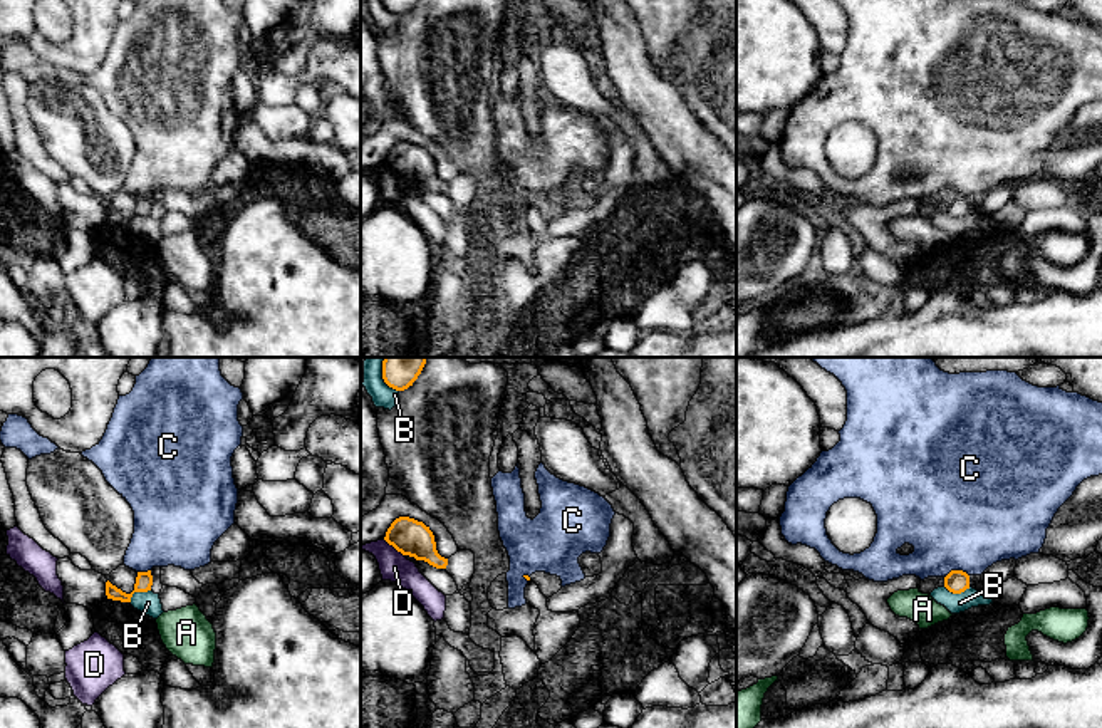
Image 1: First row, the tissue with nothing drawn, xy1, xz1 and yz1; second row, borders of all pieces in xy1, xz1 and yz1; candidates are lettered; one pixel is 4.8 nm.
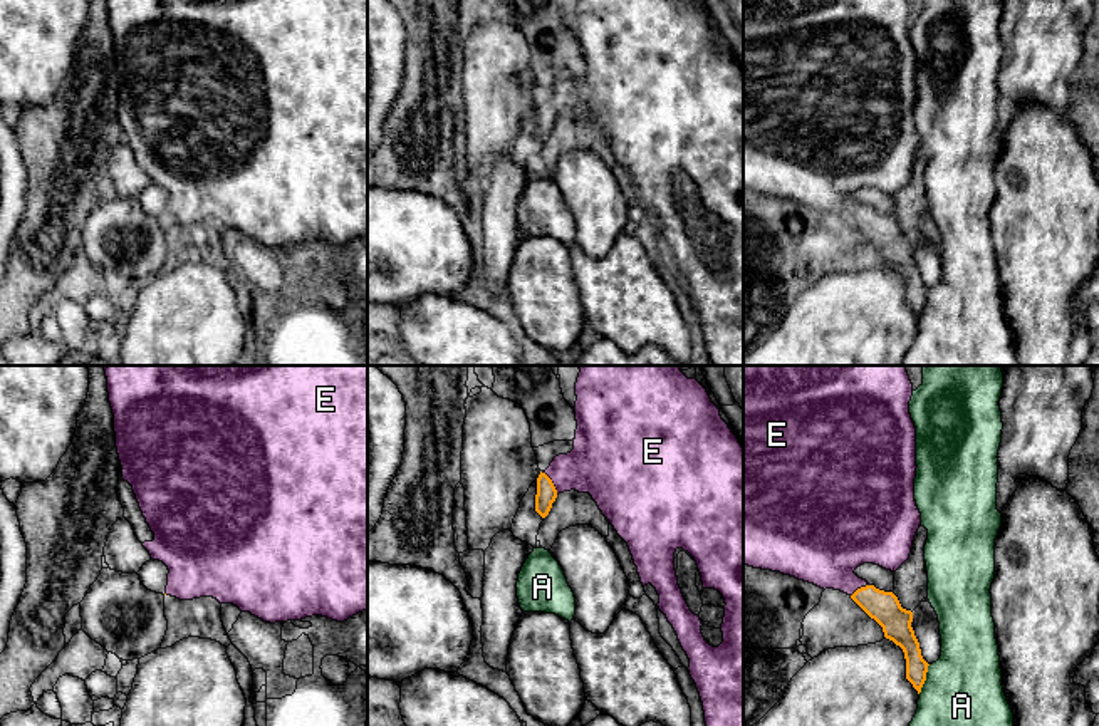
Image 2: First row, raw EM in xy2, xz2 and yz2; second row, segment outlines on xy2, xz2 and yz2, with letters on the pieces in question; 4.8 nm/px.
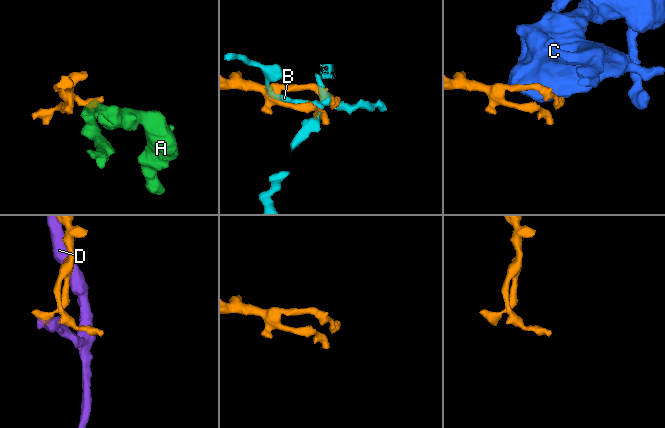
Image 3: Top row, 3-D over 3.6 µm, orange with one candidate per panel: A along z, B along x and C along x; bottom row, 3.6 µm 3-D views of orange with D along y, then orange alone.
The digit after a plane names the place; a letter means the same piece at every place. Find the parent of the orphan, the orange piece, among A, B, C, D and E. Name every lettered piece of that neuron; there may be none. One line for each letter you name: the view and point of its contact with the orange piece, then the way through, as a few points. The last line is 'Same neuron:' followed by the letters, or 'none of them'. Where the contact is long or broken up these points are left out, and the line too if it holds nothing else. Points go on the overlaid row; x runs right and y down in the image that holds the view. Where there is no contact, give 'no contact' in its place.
E: contact xz2 (551, 482); way xz2 (546, 495), (551, 482), (566, 471), (599, 465)
Same neuron: E

